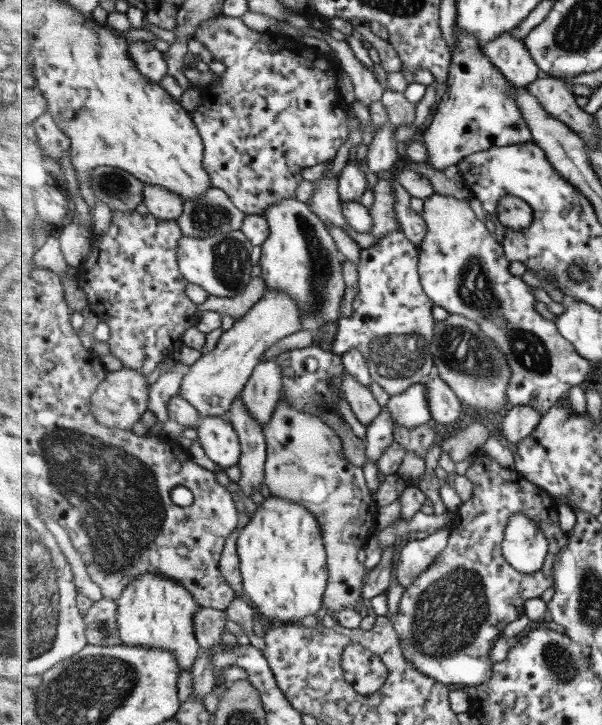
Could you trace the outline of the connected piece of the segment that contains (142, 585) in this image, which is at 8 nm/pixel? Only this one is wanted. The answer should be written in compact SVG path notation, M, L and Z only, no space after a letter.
M141 573L118 601L119 630L125 645L163 647L177 655L182 671L193 669L202 651L195 632L195 614L202 606L181 581L167 575Z

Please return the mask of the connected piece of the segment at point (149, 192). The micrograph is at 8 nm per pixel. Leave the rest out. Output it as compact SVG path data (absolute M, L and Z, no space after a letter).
M145 186L144 204L150 214L163 222L177 220L183 215L185 201L179 194L161 186Z

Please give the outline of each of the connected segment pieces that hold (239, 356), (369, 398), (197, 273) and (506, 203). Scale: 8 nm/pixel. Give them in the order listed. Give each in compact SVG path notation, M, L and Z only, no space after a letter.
M265 288L262 298L234 322L232 329L221 334L218 344L211 351L203 352L190 366L183 378L183 397L197 407L203 417L225 417L229 414L233 401L246 388L263 354L281 338L287 338L303 329L301 308L297 299L293 299L287 291Z
M345 370L345 375L343 375L343 390L345 390L345 399L357 420L363 426L369 427L373 420L382 412L382 408L375 398L372 389L355 380L355 376Z
M241 229L220 234L215 238L193 238L183 235L178 245L178 262L183 276L190 283L205 287L211 295L235 298L251 282L251 252L253 244Z
M507 196L499 202L498 214L496 214L499 222L504 228L521 232L521 230L529 230L534 222L534 210L523 199L515 196Z

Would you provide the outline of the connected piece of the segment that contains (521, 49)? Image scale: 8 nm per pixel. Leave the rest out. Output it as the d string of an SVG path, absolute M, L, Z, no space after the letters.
M513 31L483 45L483 51L517 88L527 88L531 81L544 75L529 53L525 39L516 37Z

